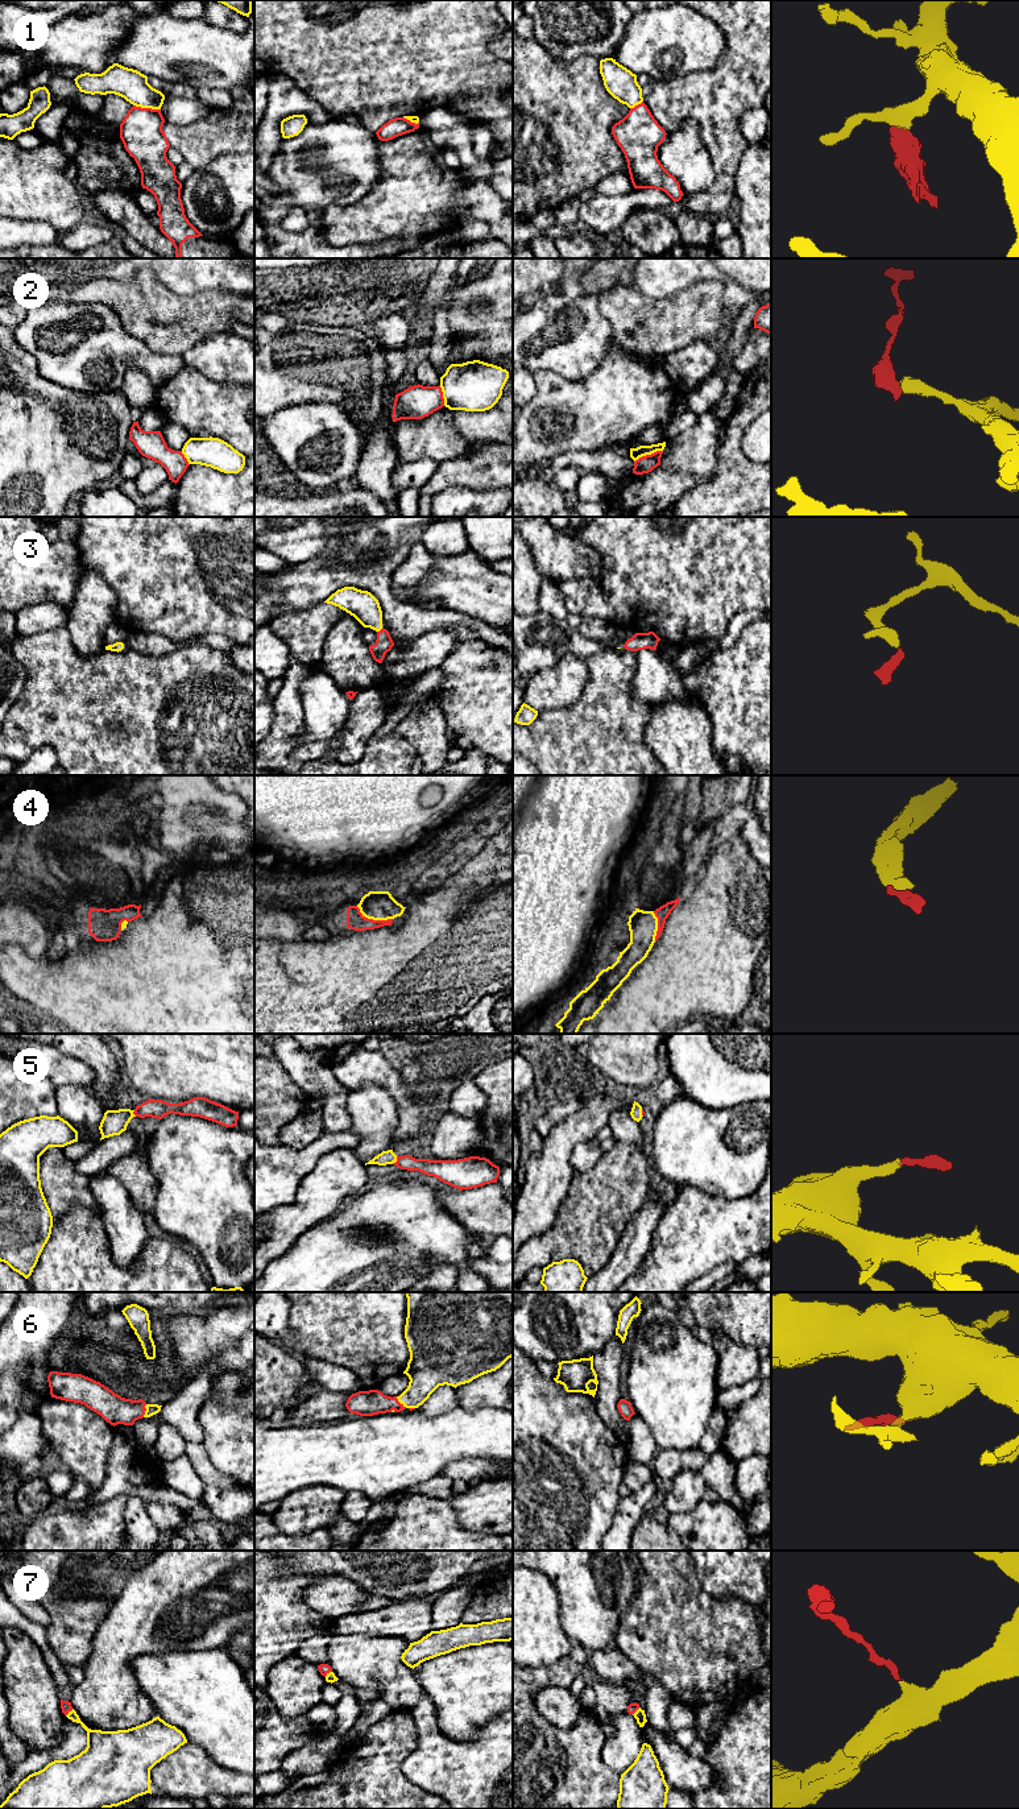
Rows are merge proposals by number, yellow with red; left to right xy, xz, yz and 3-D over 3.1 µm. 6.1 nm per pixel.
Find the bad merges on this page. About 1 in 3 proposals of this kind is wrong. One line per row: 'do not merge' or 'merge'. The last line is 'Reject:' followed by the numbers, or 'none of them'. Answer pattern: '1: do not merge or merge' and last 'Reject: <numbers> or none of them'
1: do not merge
2: do not merge
3: merge
4: merge
5: merge
6: merge
7: merge
Reject: 1, 2

